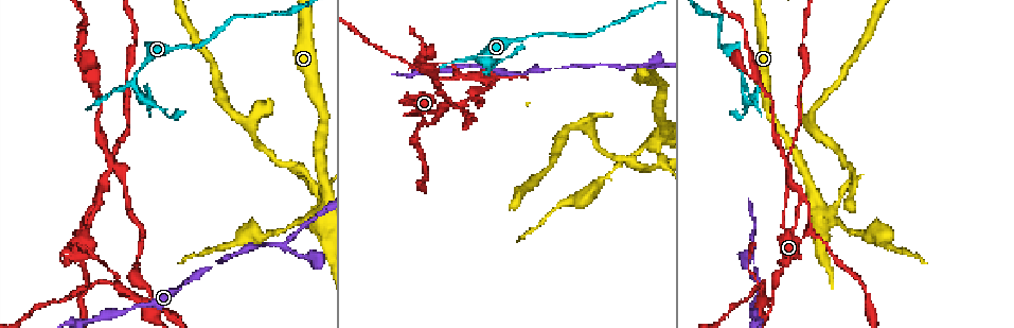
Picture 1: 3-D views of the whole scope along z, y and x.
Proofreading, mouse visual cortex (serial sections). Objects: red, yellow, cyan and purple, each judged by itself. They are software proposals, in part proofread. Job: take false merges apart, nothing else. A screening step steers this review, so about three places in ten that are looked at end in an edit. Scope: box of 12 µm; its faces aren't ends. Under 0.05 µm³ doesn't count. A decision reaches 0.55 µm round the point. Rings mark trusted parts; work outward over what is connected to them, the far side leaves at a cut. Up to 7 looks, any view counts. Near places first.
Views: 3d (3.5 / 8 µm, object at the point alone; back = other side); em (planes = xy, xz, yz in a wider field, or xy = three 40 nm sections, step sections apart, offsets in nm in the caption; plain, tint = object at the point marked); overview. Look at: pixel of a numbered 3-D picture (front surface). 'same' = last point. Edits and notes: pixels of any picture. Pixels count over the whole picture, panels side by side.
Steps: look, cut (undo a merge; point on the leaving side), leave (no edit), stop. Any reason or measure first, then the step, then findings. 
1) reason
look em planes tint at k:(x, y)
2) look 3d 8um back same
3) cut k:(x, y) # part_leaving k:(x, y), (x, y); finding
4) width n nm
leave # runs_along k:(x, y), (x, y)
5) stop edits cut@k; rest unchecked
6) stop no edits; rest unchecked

three arms meet
look 3d 3.5um at 1:(282, 245)

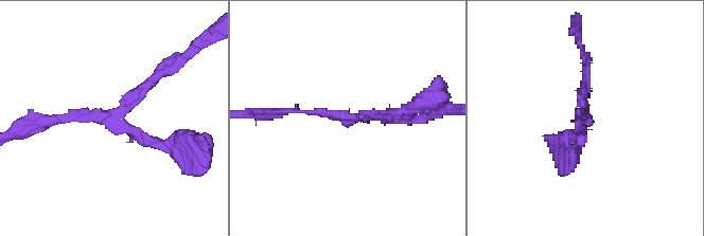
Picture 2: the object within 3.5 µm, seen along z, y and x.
arms 3; arm_widths 100, 150, 150 nm; need the tissue
look em xy step 2 plain at 2:(110, 118)

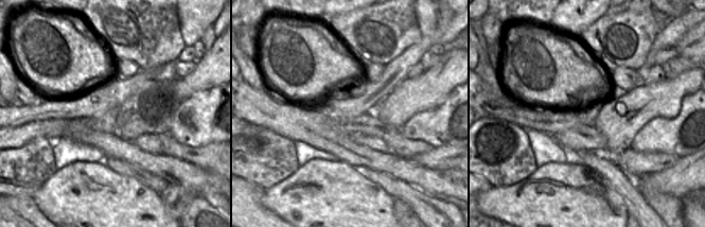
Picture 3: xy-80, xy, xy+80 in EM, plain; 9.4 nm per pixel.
look em xy step 2 tint same

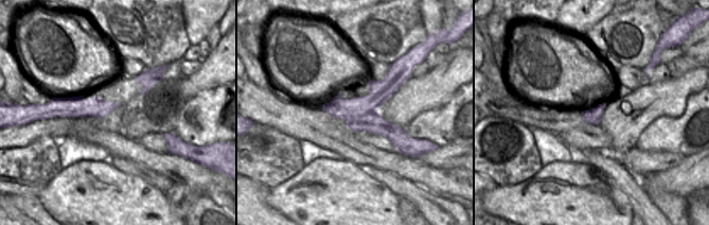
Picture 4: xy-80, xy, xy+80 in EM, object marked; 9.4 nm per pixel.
cut 2:(147, 143) # part_leaving 2:(115, 123), (199, 165); two cells meet here

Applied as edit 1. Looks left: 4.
small branch off a trunk
look em planes tint at 1:(317, 209)

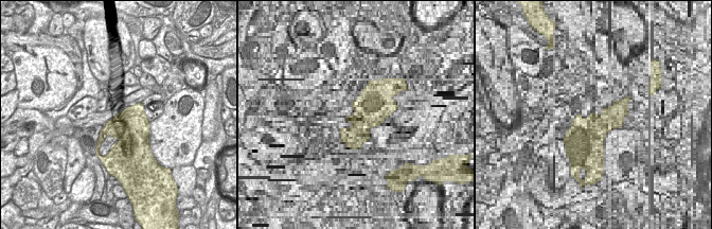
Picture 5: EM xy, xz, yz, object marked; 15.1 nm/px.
see where the arms go
look 3d 3.5um same

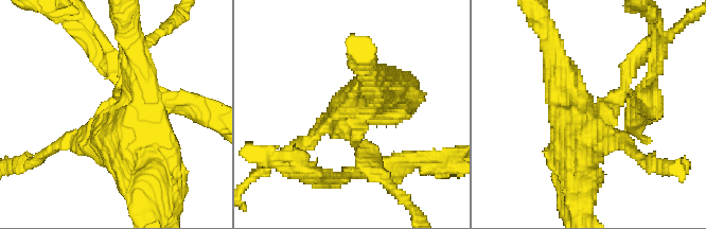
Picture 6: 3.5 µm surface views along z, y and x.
arms 4
cut 6:(624, 72) # part_leaving 6:(605, 106), (643, 51), (655, 51); a second cell is stuck on

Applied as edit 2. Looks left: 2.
stop edits cut@2, cut@6; rest unchecked

